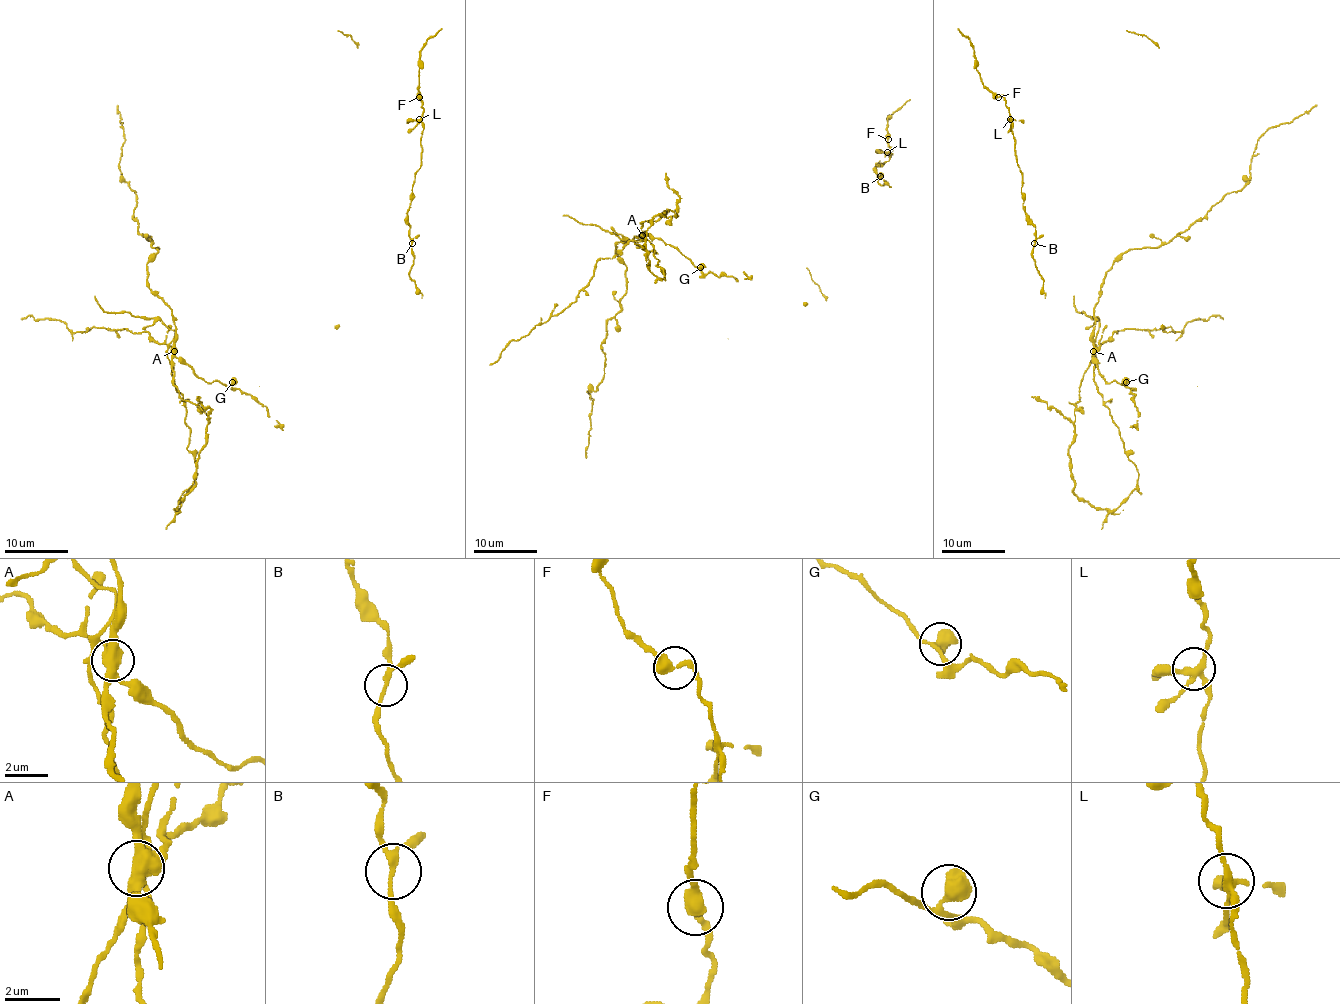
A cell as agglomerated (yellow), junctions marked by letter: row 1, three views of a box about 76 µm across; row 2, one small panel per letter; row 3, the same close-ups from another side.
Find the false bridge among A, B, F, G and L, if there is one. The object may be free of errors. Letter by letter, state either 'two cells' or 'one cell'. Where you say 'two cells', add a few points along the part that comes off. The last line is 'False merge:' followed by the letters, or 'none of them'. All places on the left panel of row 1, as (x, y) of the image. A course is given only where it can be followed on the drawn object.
A: two cells
B: one cell
F: one cell
G: one cell
L: one cell
False merge: A

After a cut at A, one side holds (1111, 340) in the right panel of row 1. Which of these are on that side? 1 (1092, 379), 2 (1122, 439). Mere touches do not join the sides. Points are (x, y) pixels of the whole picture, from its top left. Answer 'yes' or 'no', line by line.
1: no
2: no

